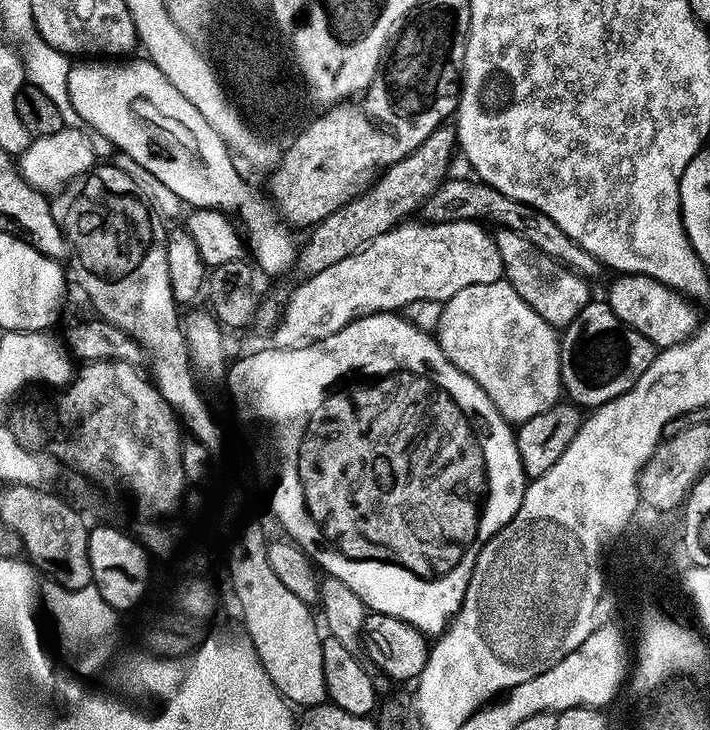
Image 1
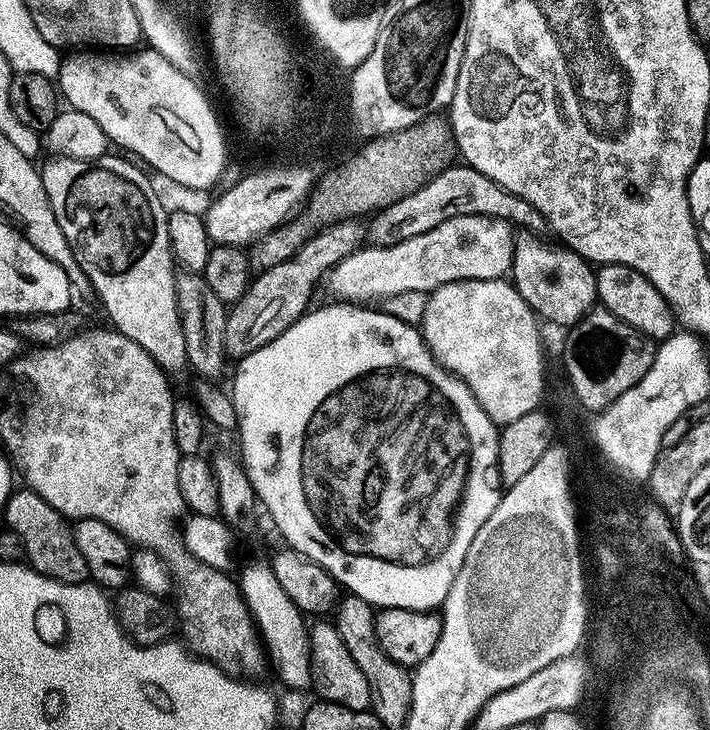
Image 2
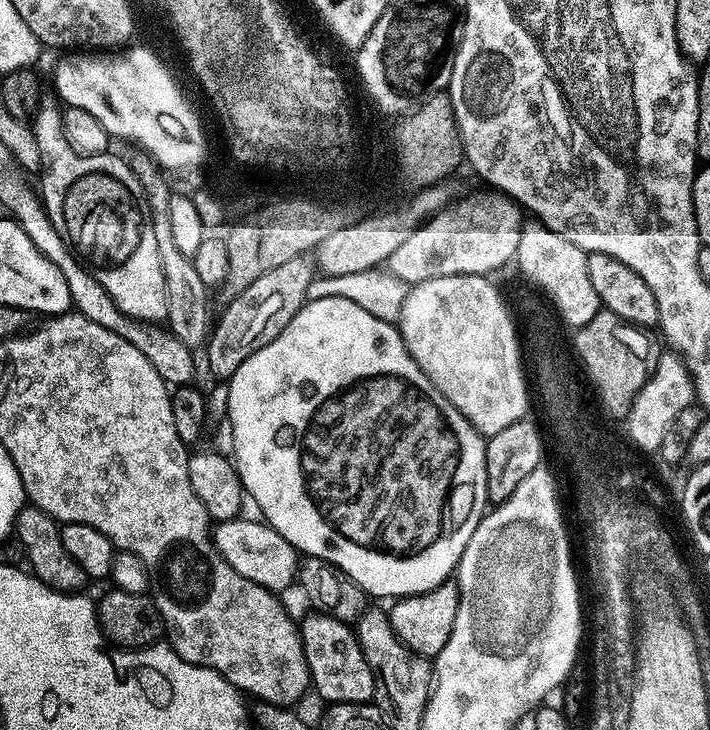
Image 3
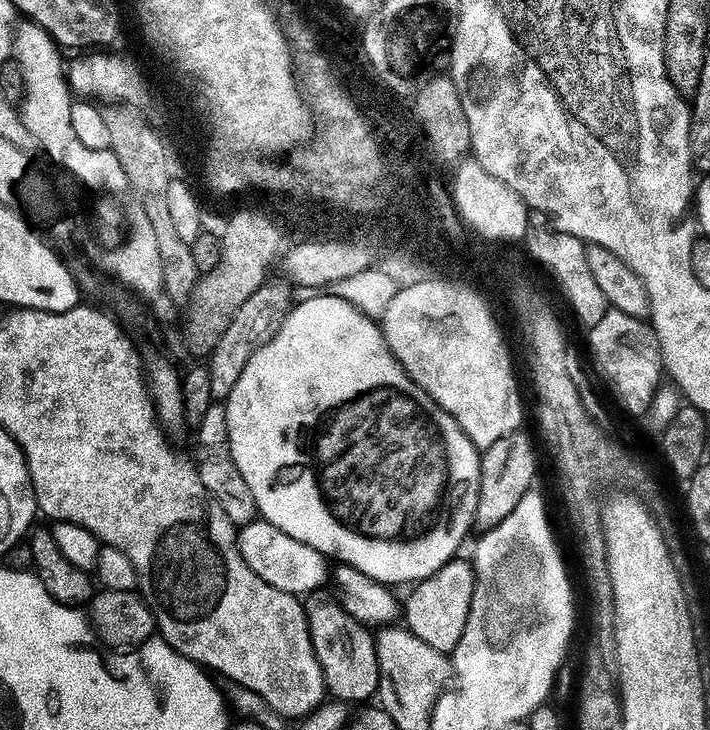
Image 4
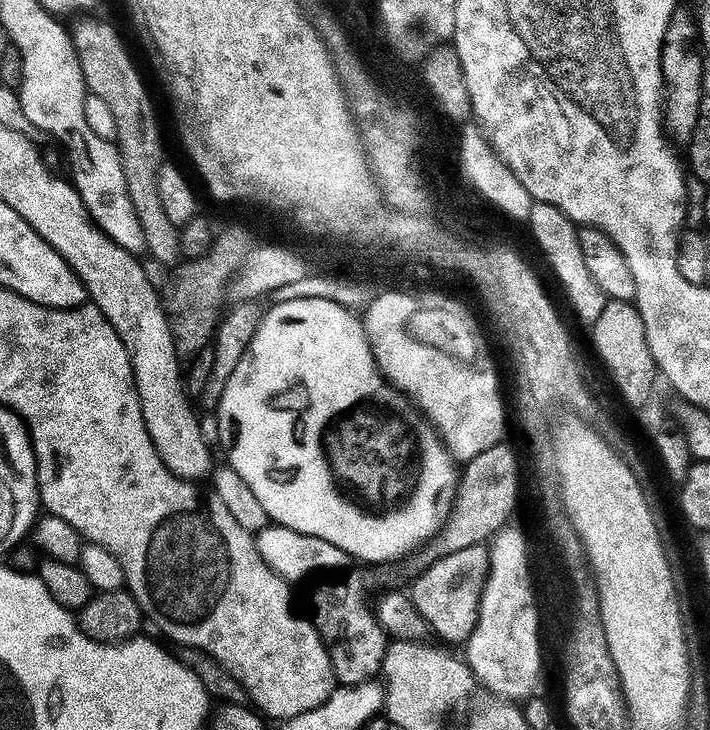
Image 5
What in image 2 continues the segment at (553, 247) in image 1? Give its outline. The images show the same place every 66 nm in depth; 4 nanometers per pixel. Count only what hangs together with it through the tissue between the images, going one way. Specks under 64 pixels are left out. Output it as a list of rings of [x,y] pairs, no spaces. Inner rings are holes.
[[[457,163],[441,170],[421,189],[415,190],[414,194],[396,200],[379,211],[371,219],[372,225],[367,225],[367,239],[373,245],[396,244],[400,240],[414,238],[415,235],[434,230],[436,226],[449,221],[450,218],[459,218],[463,215],[484,215],[504,219],[510,225],[528,234],[544,234],[549,231],[548,219],[534,206],[530,206],[526,198],[518,198],[518,194],[498,186],[494,178],[486,178],[486,174],[482,174],[471,164]]]

